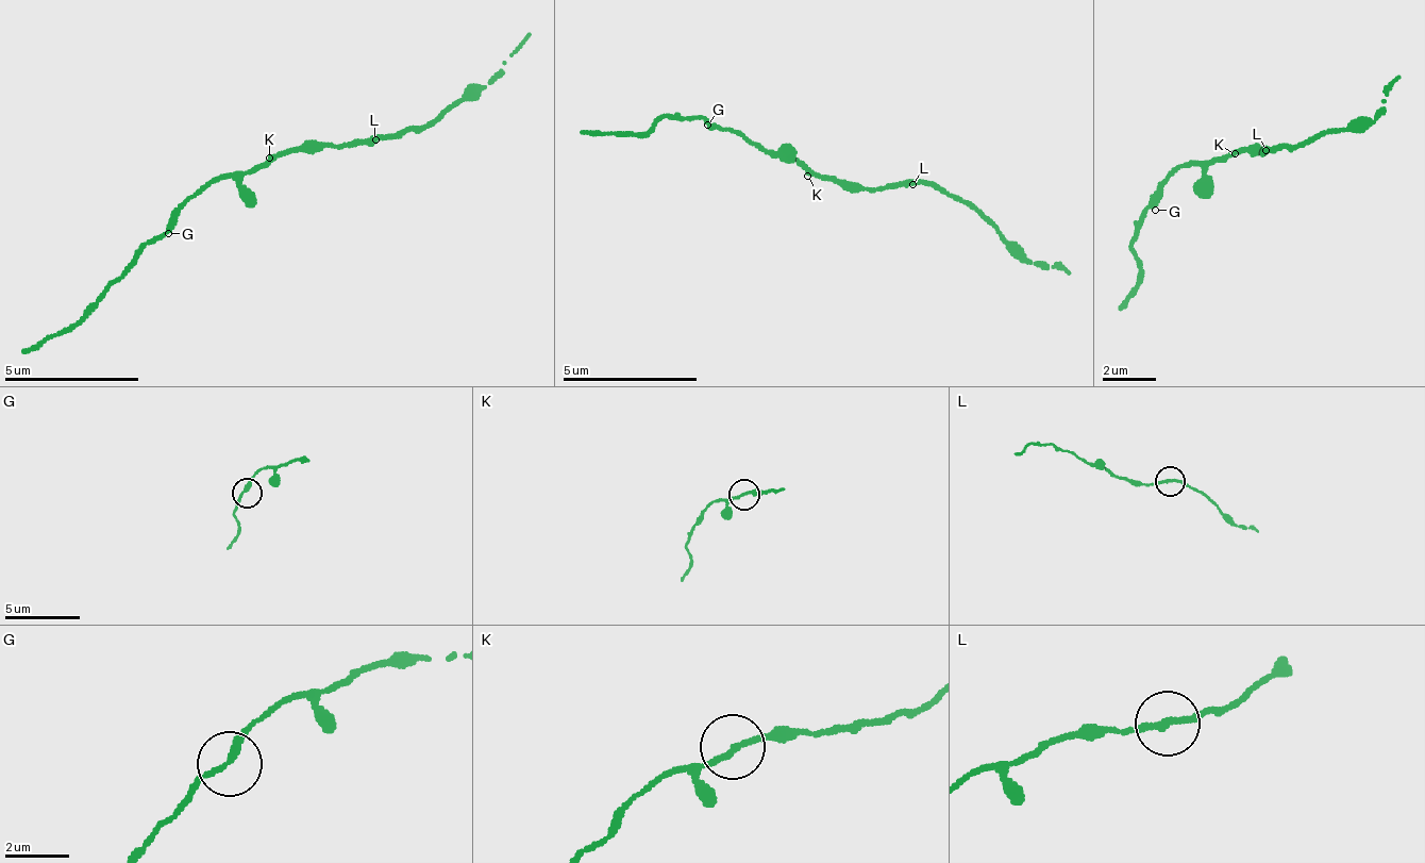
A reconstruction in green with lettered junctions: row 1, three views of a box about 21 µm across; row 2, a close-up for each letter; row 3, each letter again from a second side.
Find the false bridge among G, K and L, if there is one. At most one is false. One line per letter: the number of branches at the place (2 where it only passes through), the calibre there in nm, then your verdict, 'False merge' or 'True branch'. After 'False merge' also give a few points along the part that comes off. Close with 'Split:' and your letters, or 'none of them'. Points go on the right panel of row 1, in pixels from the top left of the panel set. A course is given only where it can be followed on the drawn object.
G: Branches: 2. Thickness 190 nm. True branch
K: Branches: 2. Thickness 160 nm. True branch
L: Branches: 2. Thickness 190 nm. True branch
Split: none of them

